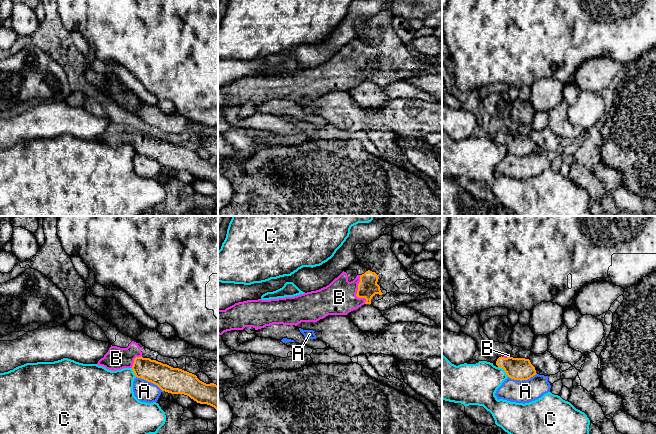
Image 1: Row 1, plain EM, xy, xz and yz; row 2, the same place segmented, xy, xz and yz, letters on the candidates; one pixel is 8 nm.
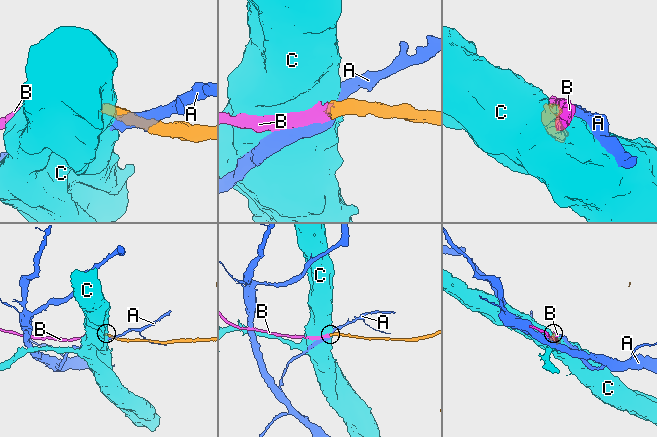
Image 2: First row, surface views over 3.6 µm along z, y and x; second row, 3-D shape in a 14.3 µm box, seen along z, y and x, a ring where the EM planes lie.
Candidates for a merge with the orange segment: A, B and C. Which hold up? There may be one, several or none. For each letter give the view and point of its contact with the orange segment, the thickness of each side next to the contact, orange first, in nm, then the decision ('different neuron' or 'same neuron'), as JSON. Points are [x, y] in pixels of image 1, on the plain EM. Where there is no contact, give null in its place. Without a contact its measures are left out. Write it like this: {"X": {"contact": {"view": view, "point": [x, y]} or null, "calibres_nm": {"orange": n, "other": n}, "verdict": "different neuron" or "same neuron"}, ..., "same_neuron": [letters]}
{"A": {"contact": {"view": "yz", "point": [522, 155]}, "calibres_nm": {"orange": 180, "other": 190}, "verdict": "different neuron"}, "B": {"contact": {"view": "xz", "point": [357, 68]}, "calibres_nm": {"orange": 160, "other": 280}, "verdict": "same neuron"}, "C": {"contact": {"view": "yz", "point": [504, 146]}, "calibres_nm": {"orange": 180, "other": 320}, "verdict": "different neuron"}, "same_neuron": ["B"]}

